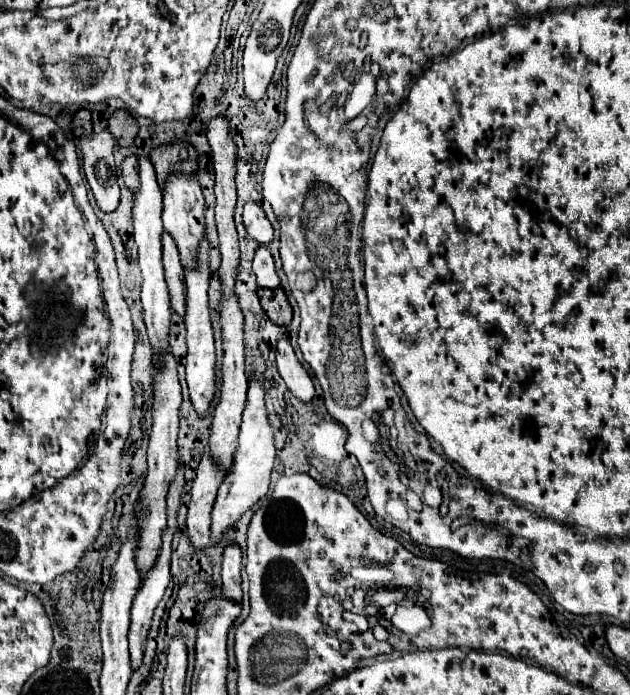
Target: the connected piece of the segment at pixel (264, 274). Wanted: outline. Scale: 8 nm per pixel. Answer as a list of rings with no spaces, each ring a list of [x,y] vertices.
[[[260,247],[254,255],[254,263],[252,263],[252,269],[258,277],[258,287],[266,287],[266,289],[276,289],[280,285],[280,279],[278,279],[278,273],[276,273],[276,267],[274,267],[274,259],[268,251],[268,247]]]

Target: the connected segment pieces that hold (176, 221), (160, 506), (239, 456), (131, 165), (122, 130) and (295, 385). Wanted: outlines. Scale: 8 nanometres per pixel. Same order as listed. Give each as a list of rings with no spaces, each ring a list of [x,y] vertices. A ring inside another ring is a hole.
[[[184,173],[170,175],[164,187],[162,221],[164,221],[164,231],[168,231],[178,245],[180,261],[192,263],[192,251],[196,251],[196,247],[200,245],[200,239],[204,237],[204,197],[196,175],[184,175]]]
[[[164,353],[164,367],[154,375],[154,427],[150,433],[150,445],[148,445],[148,473],[144,479],[144,489],[140,493],[140,499],[144,499],[146,513],[140,513],[140,551],[136,551],[136,567],[140,567],[140,579],[144,579],[144,571],[152,567],[152,559],[156,559],[156,547],[160,547],[160,535],[164,533],[164,507],[166,507],[166,495],[168,495],[168,483],[176,477],[178,467],[178,447],[176,447],[176,435],[178,435],[178,411],[182,403],[180,383],[176,377],[176,361],[170,353]]]
[[[250,381],[248,401],[244,407],[242,427],[240,427],[240,445],[234,453],[232,471],[224,477],[212,509],[212,537],[210,537],[212,545],[218,545],[226,529],[232,527],[252,505],[256,505],[268,493],[274,457],[276,457],[276,449],[272,439],[272,427],[268,423],[268,415],[264,407],[264,389],[258,381]]]
[[[128,157],[124,159],[122,163],[122,177],[124,177],[124,183],[130,191],[136,191],[138,185],[138,159],[136,157]]]
[[[116,111],[108,121],[108,131],[116,137],[118,145],[130,147],[138,135],[138,121],[128,111]]]
[[[282,339],[278,343],[276,363],[278,363],[278,371],[284,379],[284,383],[294,393],[294,397],[308,403],[314,397],[314,383],[312,383],[308,371],[302,367],[302,363],[296,359],[294,349],[286,339]]]

